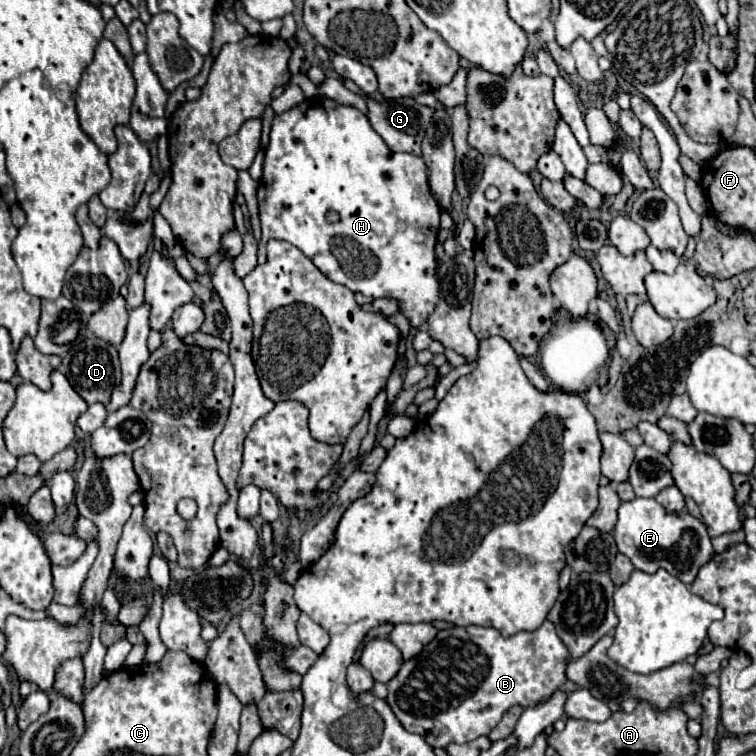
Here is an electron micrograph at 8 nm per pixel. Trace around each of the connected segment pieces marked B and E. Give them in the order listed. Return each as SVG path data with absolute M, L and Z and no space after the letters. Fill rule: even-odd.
M545 621L535 631L519 631L507 639L493 627L451 627L439 631L437 637L425 645L417 657L401 665L399 673L387 683L387 703L401 725L409 733L419 733L431 747L467 743L487 735L513 705L533 707L541 701L549 701L549 697L567 681L567 659L569 649L557 637L555 625L551 621Z
M635 497L631 501L621 503L619 505L619 519L617 519L617 525L613 529L613 537L615 537L617 549L631 559L631 563L633 563L635 569L645 571L645 573L655 573L657 569L665 569L669 575L681 579L687 585L691 585L695 581L699 567L705 565L713 557L713 545L711 545L711 537L707 535L705 523L699 521L699 519L695 519L687 511L667 513L655 499Z

